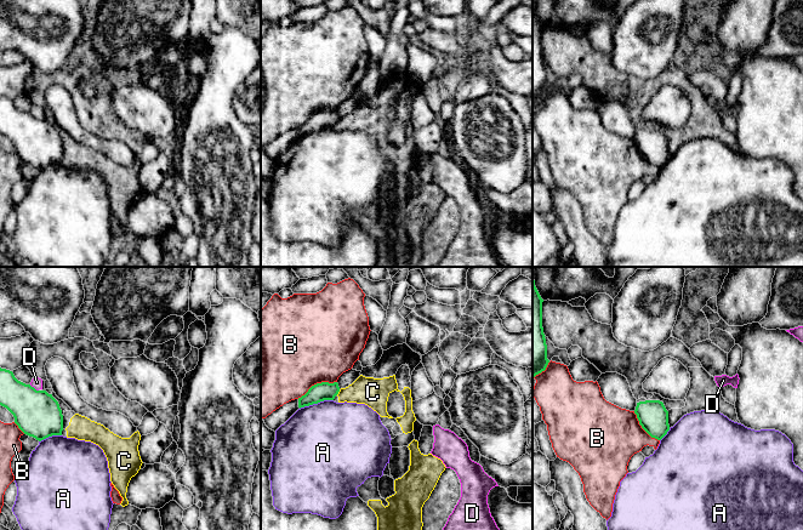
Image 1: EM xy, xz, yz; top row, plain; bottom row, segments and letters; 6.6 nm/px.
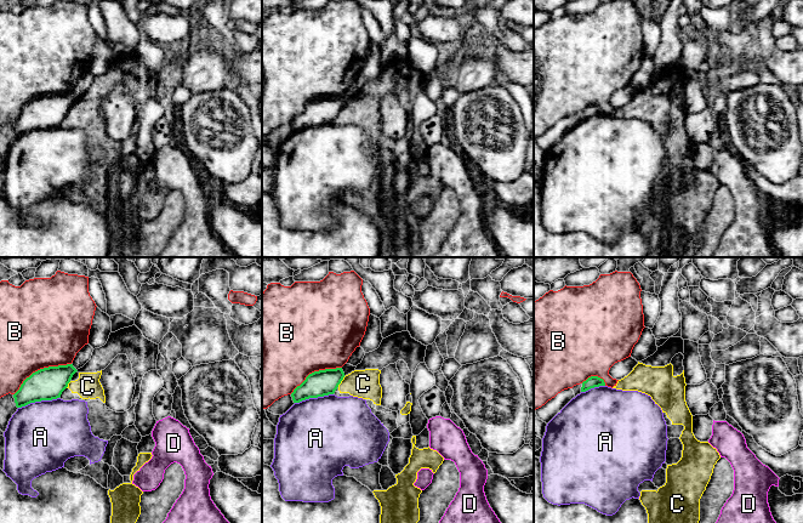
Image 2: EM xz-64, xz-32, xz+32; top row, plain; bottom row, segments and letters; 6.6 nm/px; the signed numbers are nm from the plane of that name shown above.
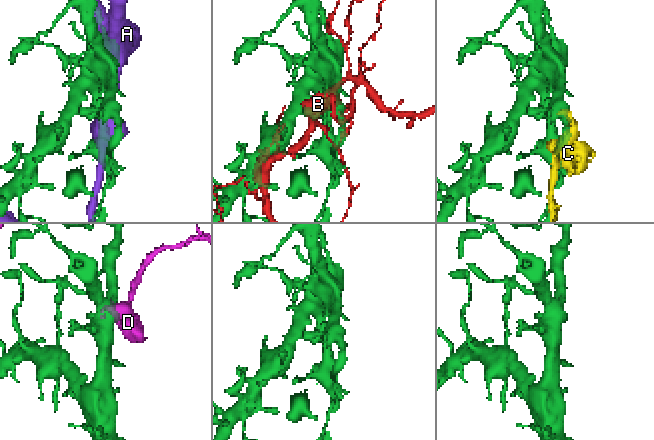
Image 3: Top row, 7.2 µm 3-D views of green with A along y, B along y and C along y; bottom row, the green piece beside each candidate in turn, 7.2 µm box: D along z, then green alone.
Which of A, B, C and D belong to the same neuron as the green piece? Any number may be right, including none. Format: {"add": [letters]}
{"add": []}

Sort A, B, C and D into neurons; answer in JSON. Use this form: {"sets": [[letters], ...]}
{"sets": [["A"], ["B"], ["C"], ["D"]]}

